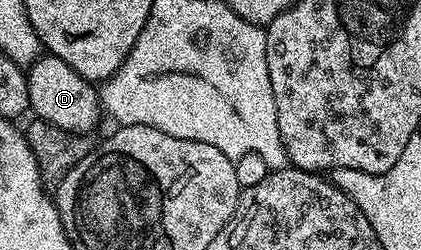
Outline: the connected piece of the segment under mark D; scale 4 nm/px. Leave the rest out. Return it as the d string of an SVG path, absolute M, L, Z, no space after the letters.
M39 54L38 58L29 64L26 71L26 85L30 98L30 111L37 118L48 121L60 129L75 133L90 133L97 125L98 118L103 118L99 88L54 55Z

